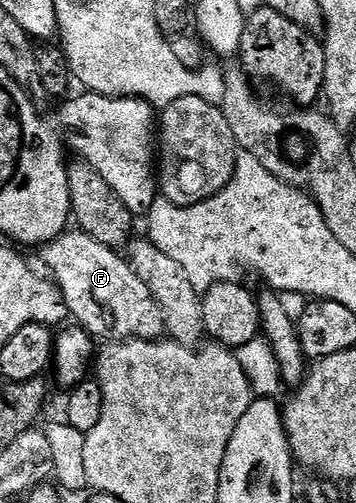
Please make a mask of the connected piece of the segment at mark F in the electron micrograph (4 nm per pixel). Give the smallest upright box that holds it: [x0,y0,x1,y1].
[42,230,164,340]

